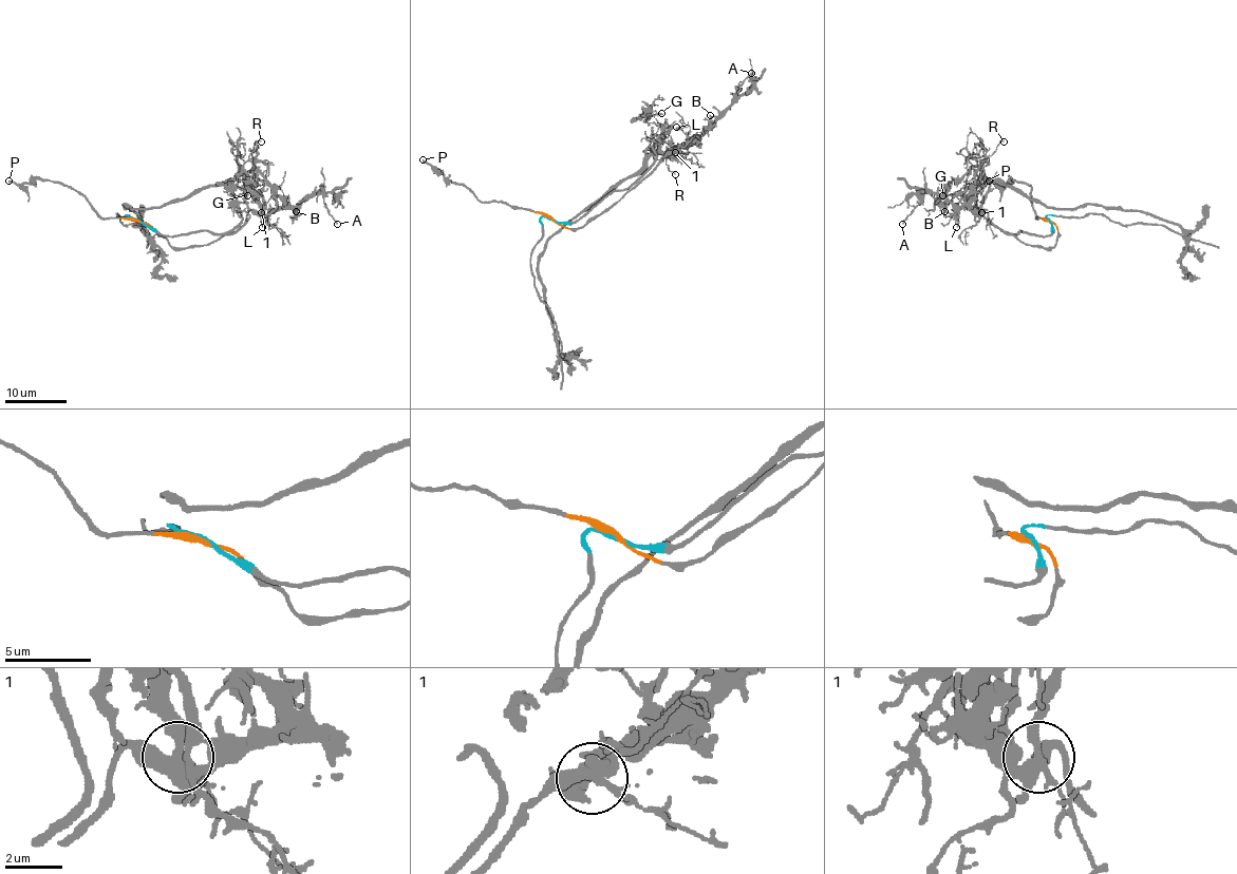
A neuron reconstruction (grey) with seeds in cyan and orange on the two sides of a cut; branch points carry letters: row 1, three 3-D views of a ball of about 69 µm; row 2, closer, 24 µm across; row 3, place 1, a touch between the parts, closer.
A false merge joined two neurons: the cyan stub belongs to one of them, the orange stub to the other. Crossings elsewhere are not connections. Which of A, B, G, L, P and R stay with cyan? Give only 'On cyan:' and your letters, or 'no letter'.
On cyan: G, L, R

